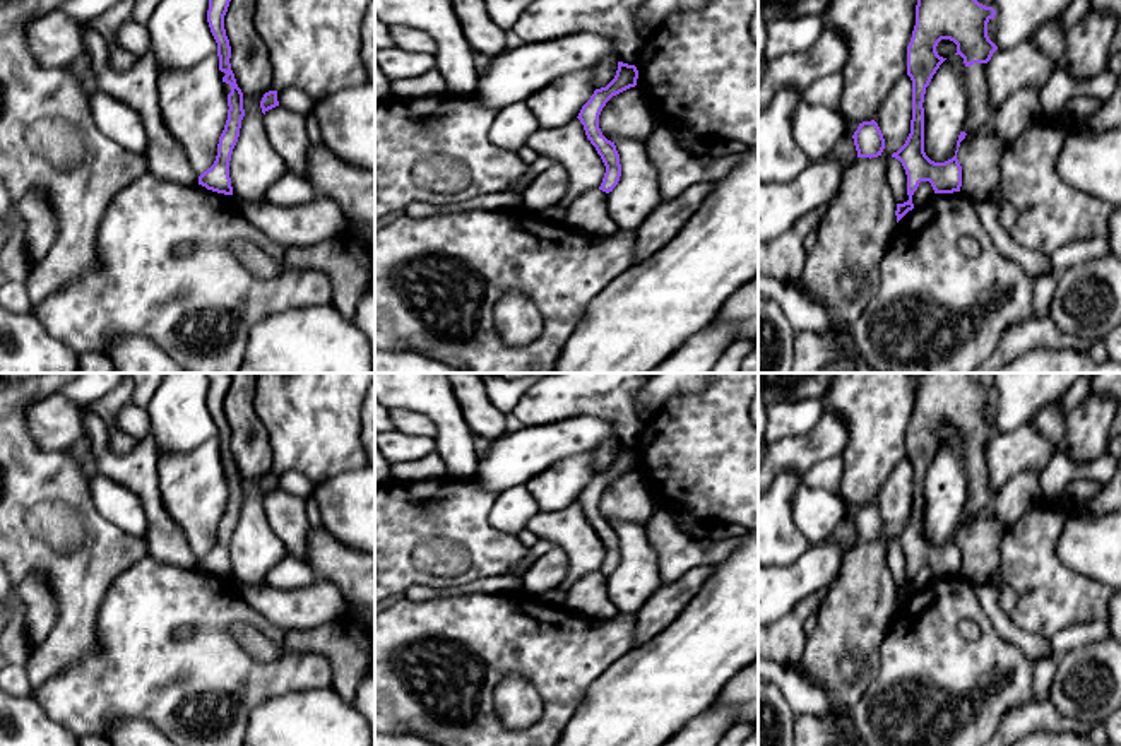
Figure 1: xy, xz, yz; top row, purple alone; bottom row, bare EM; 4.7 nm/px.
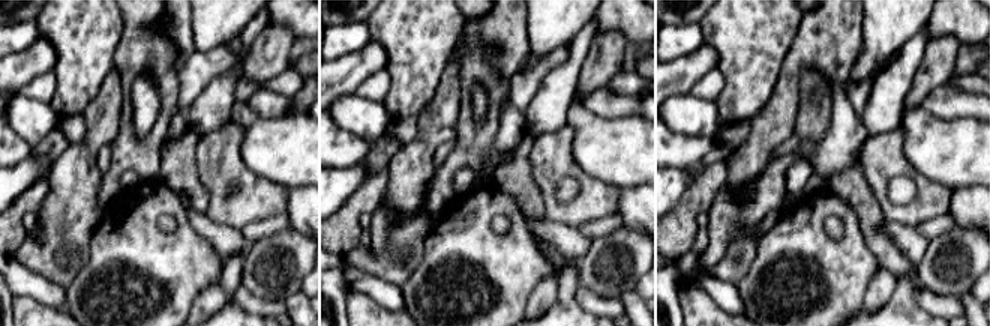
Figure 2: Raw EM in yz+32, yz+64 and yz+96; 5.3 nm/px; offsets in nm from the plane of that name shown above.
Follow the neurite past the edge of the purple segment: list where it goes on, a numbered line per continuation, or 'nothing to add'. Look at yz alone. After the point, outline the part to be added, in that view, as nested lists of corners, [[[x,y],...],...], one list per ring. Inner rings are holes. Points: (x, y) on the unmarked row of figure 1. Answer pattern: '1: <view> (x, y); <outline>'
1: yz (981, 493); [[[974,447],[964,452],[969,488],[967,503],[962,512],[965,517],[988,510],[998,493],[998,489],[989,484],[986,450],[988,447]]]

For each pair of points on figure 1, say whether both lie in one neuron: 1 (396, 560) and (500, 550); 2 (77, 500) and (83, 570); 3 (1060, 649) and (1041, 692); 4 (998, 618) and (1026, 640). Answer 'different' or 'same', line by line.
1: same
2: same
3: different
4: same

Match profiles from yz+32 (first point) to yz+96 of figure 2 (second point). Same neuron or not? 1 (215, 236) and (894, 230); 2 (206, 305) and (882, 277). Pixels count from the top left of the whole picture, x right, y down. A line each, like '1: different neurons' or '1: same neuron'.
1: same neuron
2: same neuron

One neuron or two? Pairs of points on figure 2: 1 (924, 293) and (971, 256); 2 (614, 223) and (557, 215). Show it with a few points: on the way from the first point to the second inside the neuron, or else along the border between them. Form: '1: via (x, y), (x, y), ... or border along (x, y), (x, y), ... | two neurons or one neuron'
1: via (936, 283), (959, 260) | one neuron
2: border along (617, 212), (590, 220), (579, 227) | two neurons

